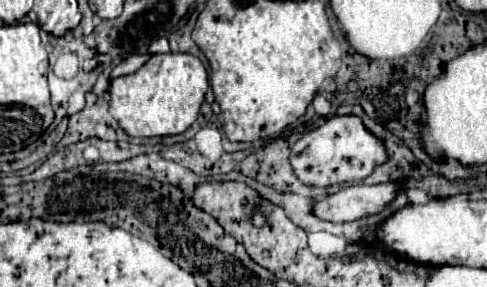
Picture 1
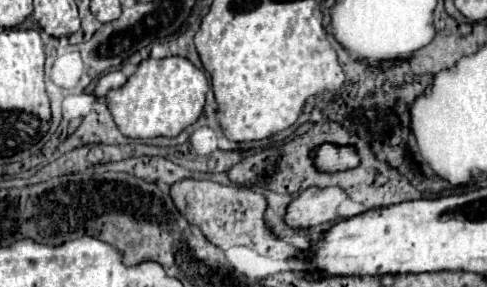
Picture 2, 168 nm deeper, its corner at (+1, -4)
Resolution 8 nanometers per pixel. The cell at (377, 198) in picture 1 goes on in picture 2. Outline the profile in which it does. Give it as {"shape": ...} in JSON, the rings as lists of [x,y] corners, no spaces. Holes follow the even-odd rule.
{"shape":[[[308,188],[302,194],[294,194],[286,208],[284,220],[290,228],[312,228],[324,222],[334,222],[336,206],[346,200],[342,188]]]}

